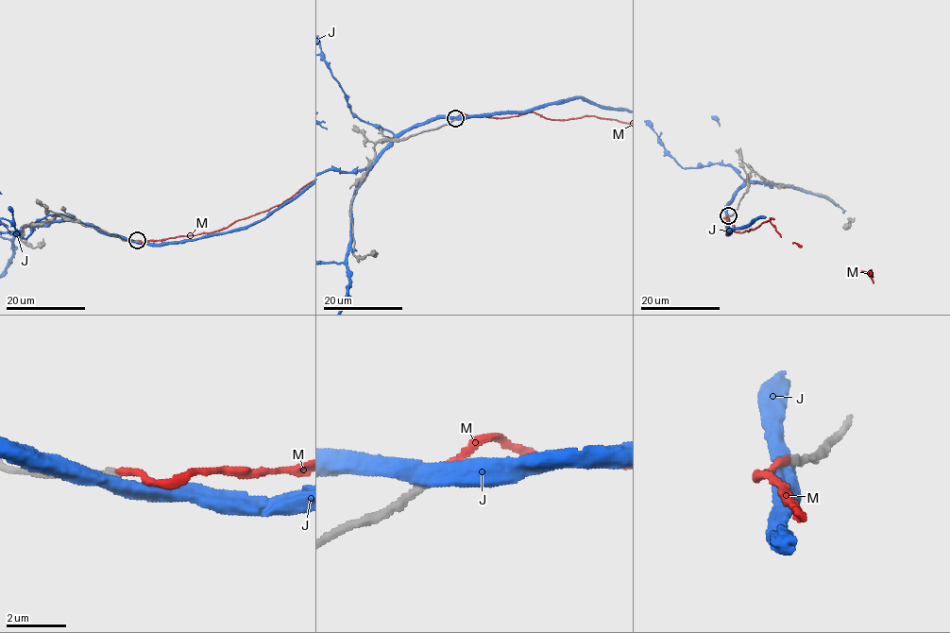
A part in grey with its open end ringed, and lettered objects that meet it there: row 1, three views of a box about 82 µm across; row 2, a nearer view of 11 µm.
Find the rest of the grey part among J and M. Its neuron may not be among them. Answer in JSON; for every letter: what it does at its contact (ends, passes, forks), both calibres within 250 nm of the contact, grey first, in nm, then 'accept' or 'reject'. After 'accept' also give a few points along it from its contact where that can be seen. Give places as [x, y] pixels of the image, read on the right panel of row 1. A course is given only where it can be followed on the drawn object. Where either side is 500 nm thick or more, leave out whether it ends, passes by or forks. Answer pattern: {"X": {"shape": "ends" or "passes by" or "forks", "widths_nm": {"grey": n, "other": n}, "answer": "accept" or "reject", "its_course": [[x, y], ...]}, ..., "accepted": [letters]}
{"J": {"widths_nm": {"grey": 240, "other": 500}, "answer": "reject"}, "M": {"shape": "ends", "widths_nm": {"grey": 220, "other": 220}, "answer": "accept"}, "accepted": ["M"]}

